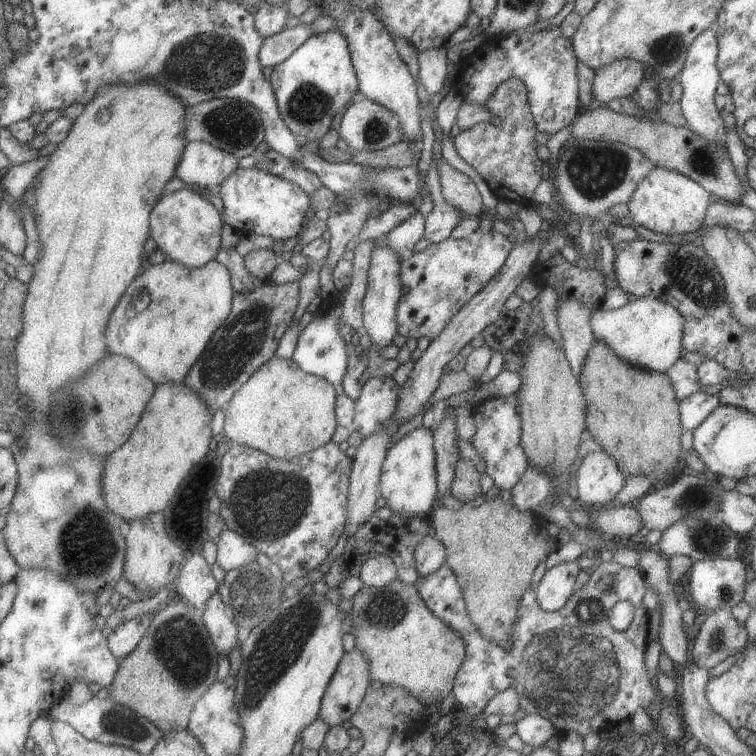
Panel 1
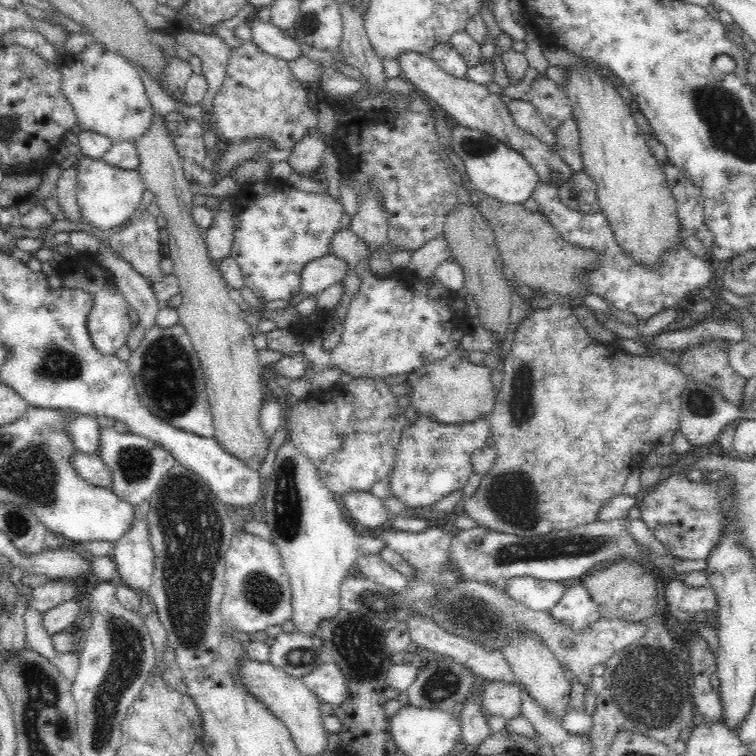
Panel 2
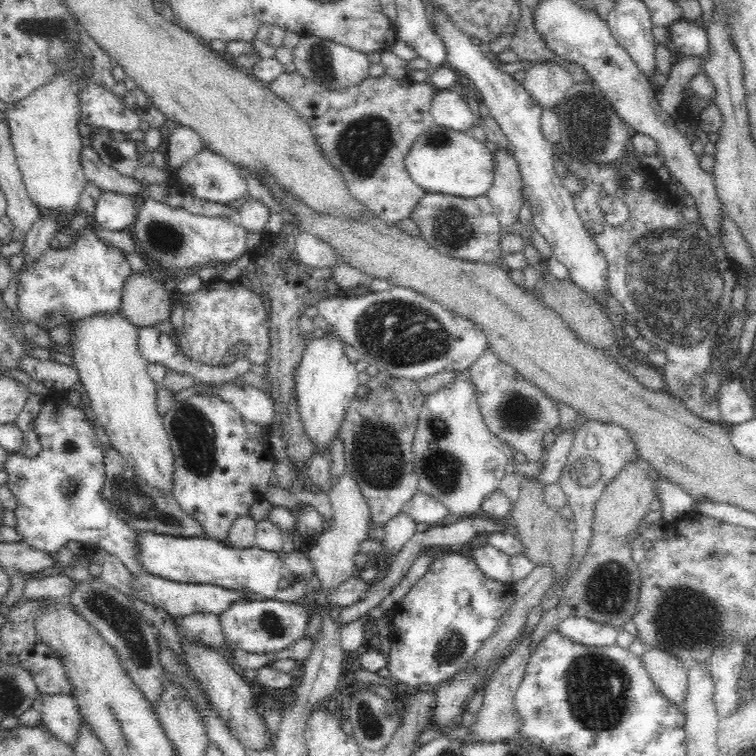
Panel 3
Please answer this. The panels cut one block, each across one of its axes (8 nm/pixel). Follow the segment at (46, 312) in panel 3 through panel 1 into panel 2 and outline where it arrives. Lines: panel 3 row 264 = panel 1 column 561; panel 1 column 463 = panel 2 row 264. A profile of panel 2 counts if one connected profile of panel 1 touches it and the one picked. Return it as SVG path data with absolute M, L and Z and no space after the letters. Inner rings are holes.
M81 251L74 258L65 258L59 264L56 275L62 279L60 289L84 290L92 296L93 306L86 321L90 342L100 354L114 356L126 344L132 324L128 319L129 305L111 274Z

